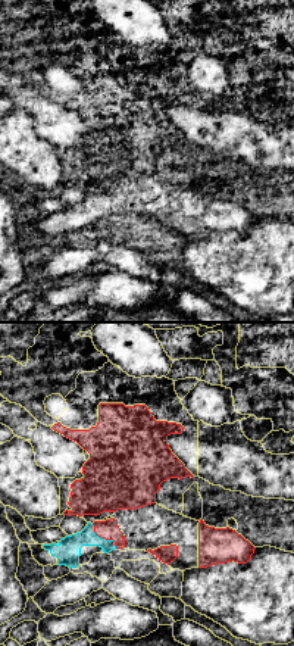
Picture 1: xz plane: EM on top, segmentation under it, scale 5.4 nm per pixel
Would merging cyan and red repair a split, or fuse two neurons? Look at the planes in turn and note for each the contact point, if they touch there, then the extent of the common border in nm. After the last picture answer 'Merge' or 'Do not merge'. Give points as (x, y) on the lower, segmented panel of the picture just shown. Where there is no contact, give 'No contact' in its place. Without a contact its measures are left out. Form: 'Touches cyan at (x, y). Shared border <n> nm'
Touches cyan at (103, 539). Shared border 190 nm

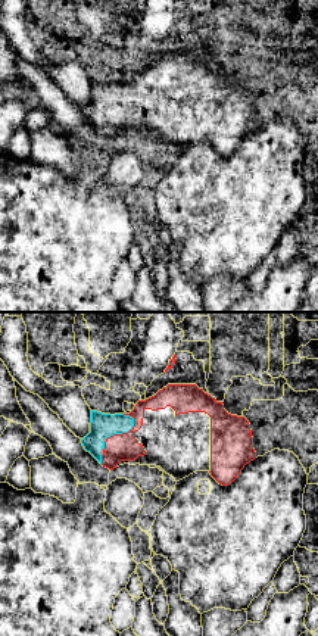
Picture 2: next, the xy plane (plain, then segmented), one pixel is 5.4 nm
Touches cyan at (112, 435). Shared border 320 nm

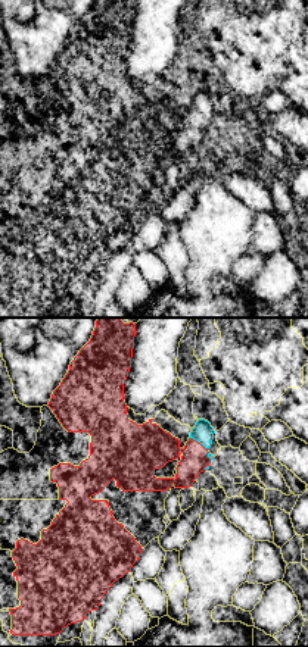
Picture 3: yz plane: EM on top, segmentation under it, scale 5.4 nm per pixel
Touches cyan at (198, 441). Shared border 120 nm

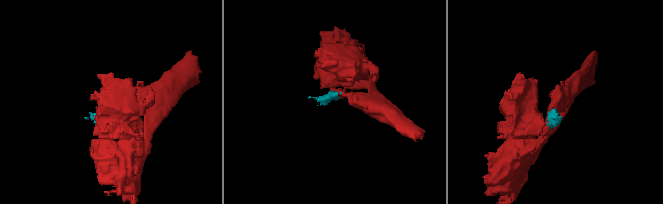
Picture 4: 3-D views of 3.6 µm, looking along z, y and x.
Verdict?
Merge

